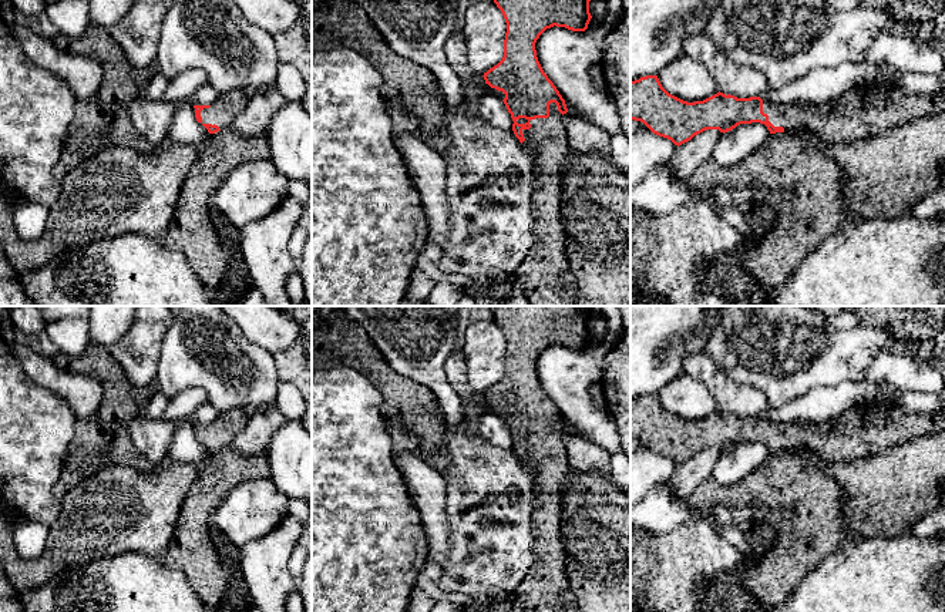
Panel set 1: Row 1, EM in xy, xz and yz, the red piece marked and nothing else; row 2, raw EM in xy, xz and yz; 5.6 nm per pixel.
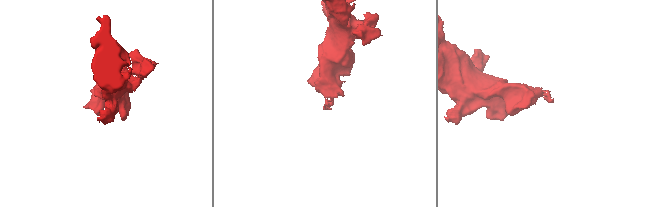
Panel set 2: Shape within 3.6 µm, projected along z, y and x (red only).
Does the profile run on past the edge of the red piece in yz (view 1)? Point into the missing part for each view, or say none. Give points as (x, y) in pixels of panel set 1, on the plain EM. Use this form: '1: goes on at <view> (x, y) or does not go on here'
1: goes on at yz (848, 440)

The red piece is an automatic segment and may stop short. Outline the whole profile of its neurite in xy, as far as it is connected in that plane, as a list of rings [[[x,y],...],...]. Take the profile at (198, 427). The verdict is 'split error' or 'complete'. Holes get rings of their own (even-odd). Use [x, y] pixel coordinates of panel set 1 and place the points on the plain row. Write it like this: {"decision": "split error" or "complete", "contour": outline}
{"decision": "split error", "contour": [[[242,407],[221,413],[213,424],[194,424],[195,437],[209,453],[229,447],[233,438],[243,430],[248,416]]]}

